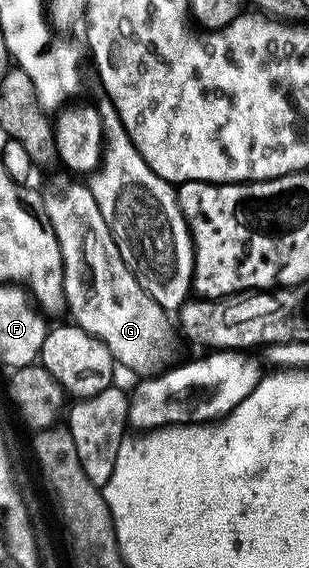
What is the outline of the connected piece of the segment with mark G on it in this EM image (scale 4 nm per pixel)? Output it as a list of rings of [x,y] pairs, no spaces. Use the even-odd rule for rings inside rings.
[[[89,184],[62,185],[44,197],[44,205],[45,201],[46,213],[44,212],[44,217],[49,228],[53,229],[54,234],[58,236],[63,262],[83,261],[87,271],[90,272],[90,294],[87,295],[86,301],[71,300],[68,305],[68,313],[74,316],[71,317],[73,324],[79,325],[84,331],[96,334],[106,344],[108,351],[112,351],[115,362],[121,368],[123,365],[124,368],[131,369],[134,373],[142,373],[138,375],[161,373],[175,360],[172,349],[174,333],[170,330],[169,319],[166,318],[169,317],[167,310],[162,309],[156,303],[156,299],[152,299],[152,295],[148,295],[139,274],[126,266],[126,261],[120,255],[114,237],[110,233],[108,223],[104,223],[104,219],[100,215],[100,207],[92,195]]]

